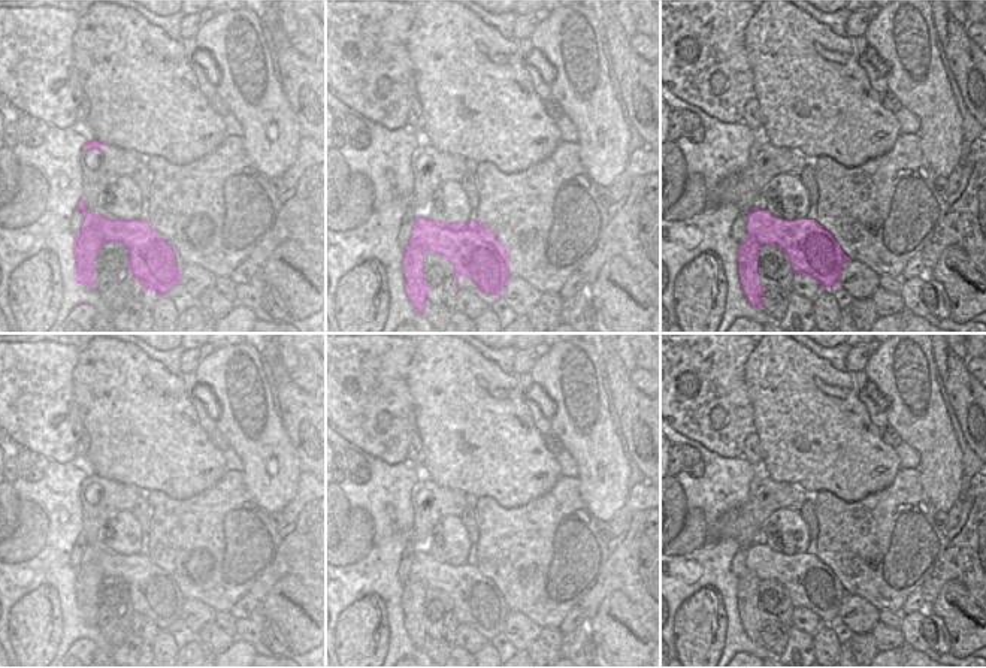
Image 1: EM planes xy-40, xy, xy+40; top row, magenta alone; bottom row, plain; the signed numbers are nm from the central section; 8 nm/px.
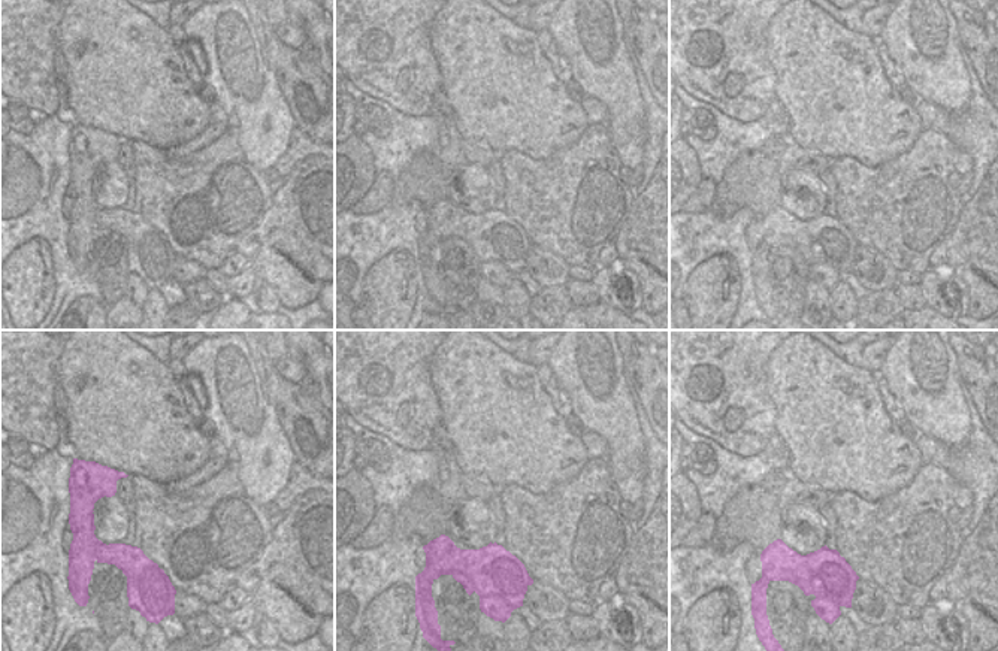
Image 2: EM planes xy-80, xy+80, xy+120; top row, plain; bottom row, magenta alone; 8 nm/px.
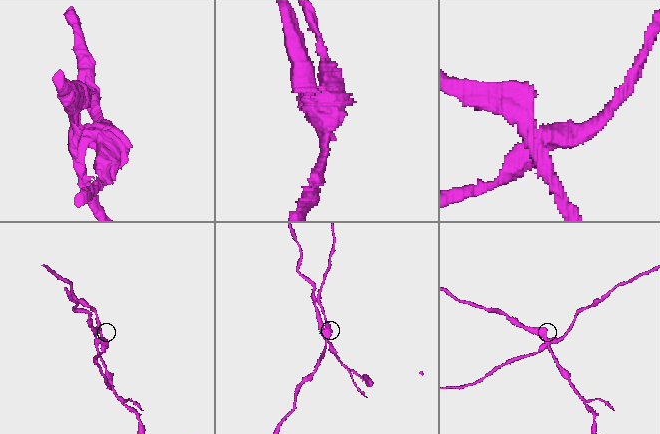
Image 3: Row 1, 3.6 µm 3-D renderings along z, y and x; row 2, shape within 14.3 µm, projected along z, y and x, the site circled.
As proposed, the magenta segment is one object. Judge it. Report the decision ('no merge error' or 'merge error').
merge error

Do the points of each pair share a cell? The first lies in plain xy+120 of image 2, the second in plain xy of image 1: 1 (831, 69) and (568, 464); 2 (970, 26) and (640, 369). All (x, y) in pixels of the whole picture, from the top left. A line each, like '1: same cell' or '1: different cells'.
1: different cells
2: different cells

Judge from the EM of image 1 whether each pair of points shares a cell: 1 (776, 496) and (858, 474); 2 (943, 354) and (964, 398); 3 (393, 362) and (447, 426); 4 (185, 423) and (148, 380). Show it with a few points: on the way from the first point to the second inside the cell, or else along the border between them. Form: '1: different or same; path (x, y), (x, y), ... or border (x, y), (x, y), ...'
1: different; border (767, 475), (776, 481), (792, 483), (810, 495)
2: same; path (946, 365), (946, 371), (959, 387)
3: different; border (417, 348), (407, 378), (407, 389), (414, 411)
4: same; path (175, 413), (153, 390)

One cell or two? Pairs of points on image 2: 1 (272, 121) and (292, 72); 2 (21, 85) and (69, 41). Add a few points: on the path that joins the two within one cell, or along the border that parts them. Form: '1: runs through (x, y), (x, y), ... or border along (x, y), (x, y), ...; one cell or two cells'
1: border along (266, 64), (275, 75), (278, 88), (296, 126); two cells
2: border along (63, 15), (57, 29), (57, 48); two cells

